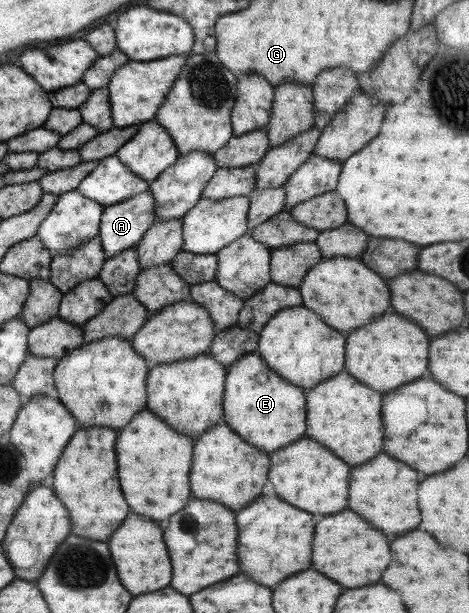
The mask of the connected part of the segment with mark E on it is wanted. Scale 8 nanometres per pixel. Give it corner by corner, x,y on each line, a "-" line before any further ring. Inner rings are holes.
256,352
250,353
227,368
223,384
221,422
244,442
268,454
305,436
305,400
304,391
280,379

